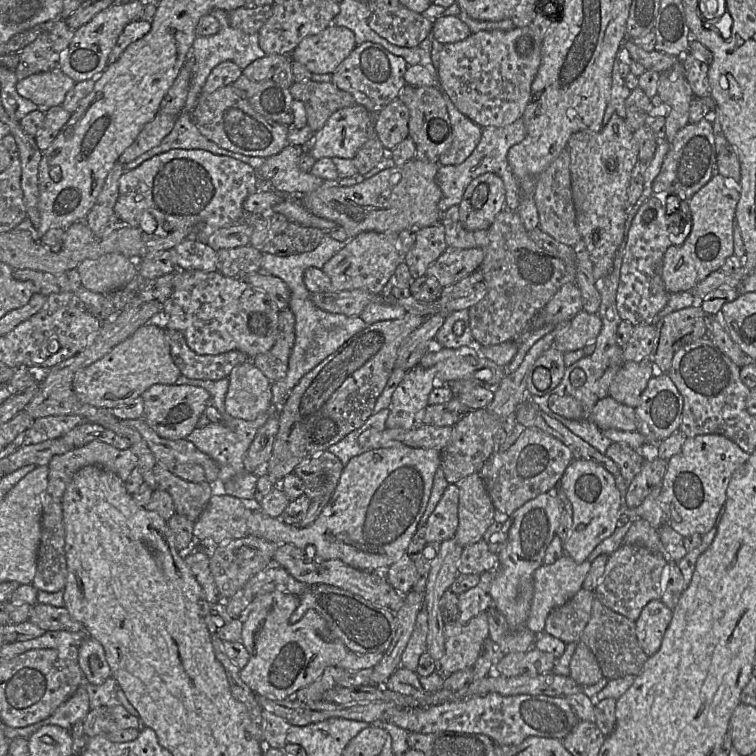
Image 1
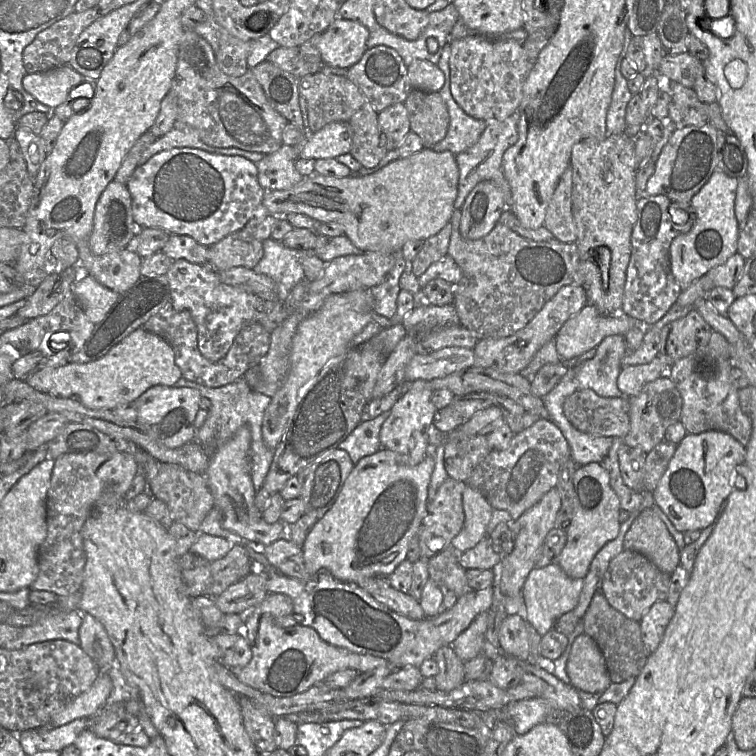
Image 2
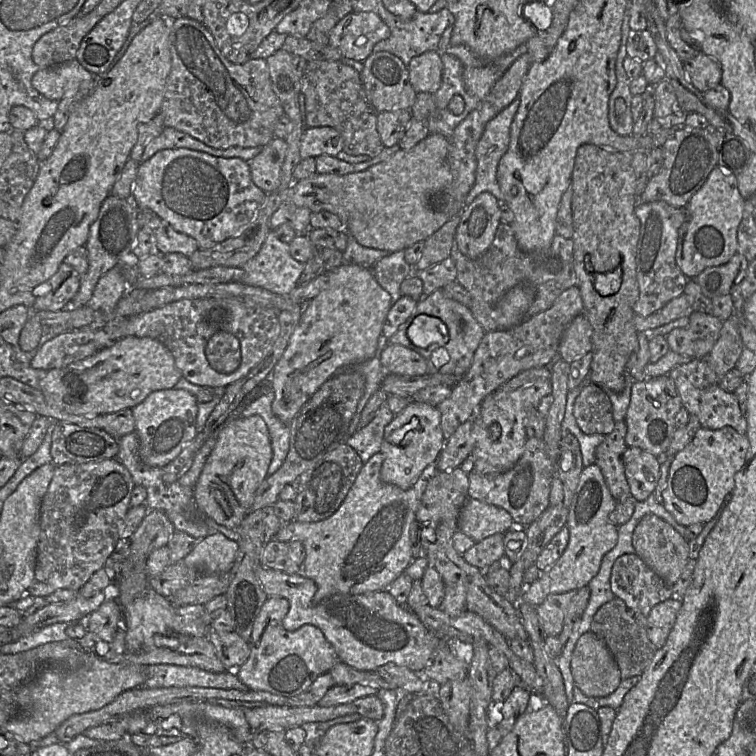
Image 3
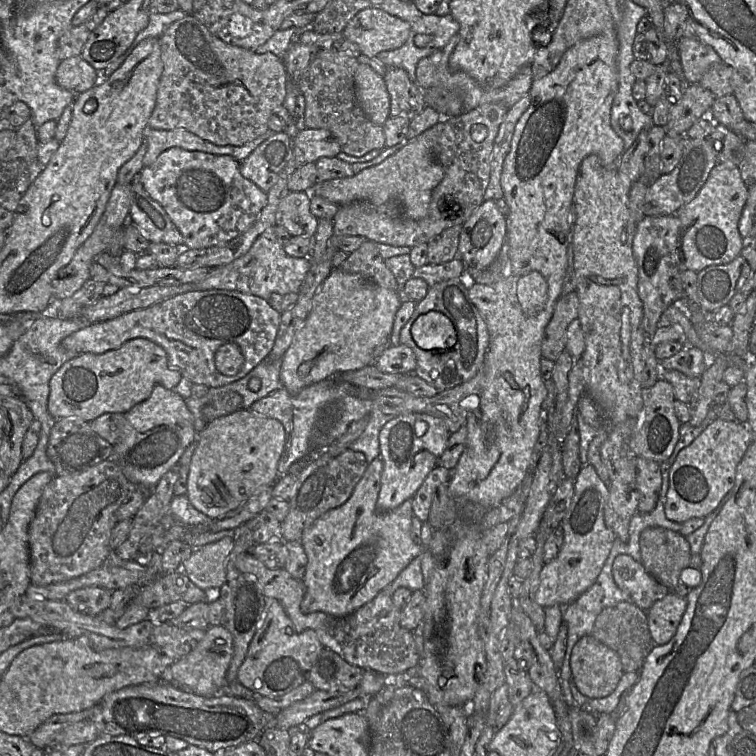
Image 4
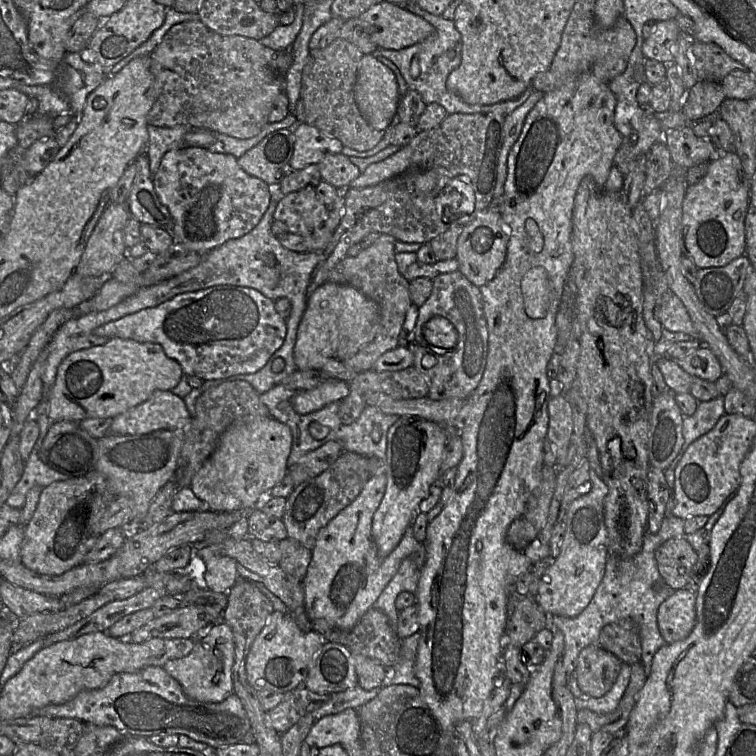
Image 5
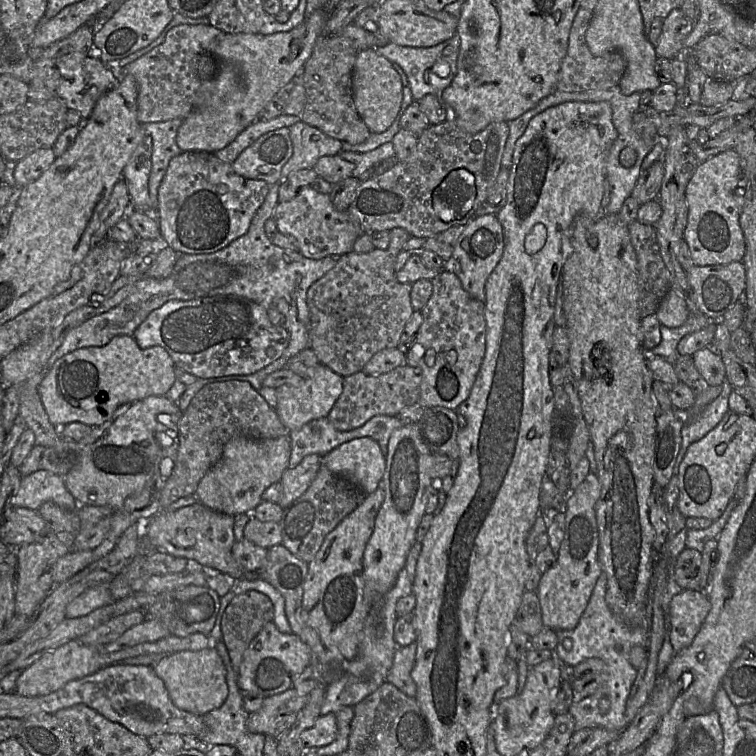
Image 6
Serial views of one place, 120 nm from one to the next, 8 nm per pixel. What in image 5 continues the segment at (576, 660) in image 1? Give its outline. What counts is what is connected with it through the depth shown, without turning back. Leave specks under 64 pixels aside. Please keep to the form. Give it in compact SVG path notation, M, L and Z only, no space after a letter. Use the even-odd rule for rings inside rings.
M599 645L583 648L577 658L574 673L583 694L594 698L604 696L614 685L623 662Z

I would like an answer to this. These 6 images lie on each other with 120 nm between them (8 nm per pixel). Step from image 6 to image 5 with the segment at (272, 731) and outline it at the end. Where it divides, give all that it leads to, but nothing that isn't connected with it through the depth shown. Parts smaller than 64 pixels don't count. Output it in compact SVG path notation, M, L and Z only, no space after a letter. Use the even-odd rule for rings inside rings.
M301 685L285 693L282 702L265 713L265 725L283 734L302 717L320 708L329 698L330 695L317 694Z

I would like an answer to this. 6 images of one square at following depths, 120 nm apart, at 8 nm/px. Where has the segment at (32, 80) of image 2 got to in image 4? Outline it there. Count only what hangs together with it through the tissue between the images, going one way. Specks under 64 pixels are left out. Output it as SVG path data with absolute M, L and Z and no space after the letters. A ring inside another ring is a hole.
M81 56L62 60L59 64L55 79L57 84L76 96L96 85L96 70Z

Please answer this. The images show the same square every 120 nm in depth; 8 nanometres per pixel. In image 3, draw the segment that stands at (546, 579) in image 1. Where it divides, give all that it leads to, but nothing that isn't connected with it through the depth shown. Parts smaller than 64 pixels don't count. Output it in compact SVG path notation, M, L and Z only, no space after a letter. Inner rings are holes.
M578 590L565 593L550 594L536 606L536 611L546 636L556 636L561 633L567 608Z

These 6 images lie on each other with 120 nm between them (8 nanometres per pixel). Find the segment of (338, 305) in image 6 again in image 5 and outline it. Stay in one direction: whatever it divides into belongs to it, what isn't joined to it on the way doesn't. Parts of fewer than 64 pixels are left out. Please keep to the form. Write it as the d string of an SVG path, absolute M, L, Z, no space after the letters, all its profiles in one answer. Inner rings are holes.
M380 234L371 246L362 249L356 256L346 256L342 259L328 276L327 282L352 286L375 301L380 308L379 330L373 340L352 357L340 360L357 373L371 370L382 354L399 346L399 334L405 321L406 313L412 305L409 293L410 281L400 274L395 261L396 241L390 235Z

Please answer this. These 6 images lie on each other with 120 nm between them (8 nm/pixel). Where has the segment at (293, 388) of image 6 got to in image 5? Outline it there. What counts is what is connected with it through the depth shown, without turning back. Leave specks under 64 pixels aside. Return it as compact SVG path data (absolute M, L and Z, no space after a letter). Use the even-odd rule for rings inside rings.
M328 379L313 389L297 391L292 398L292 406L298 414L309 414L331 402L340 401L348 394L348 382Z

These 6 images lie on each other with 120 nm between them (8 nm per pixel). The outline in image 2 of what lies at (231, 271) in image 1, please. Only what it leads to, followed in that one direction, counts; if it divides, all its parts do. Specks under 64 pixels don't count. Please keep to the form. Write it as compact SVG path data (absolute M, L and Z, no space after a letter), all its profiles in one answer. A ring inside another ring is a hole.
M240 230L209 247L207 264L216 271L233 267L253 269L263 255L263 242Z

